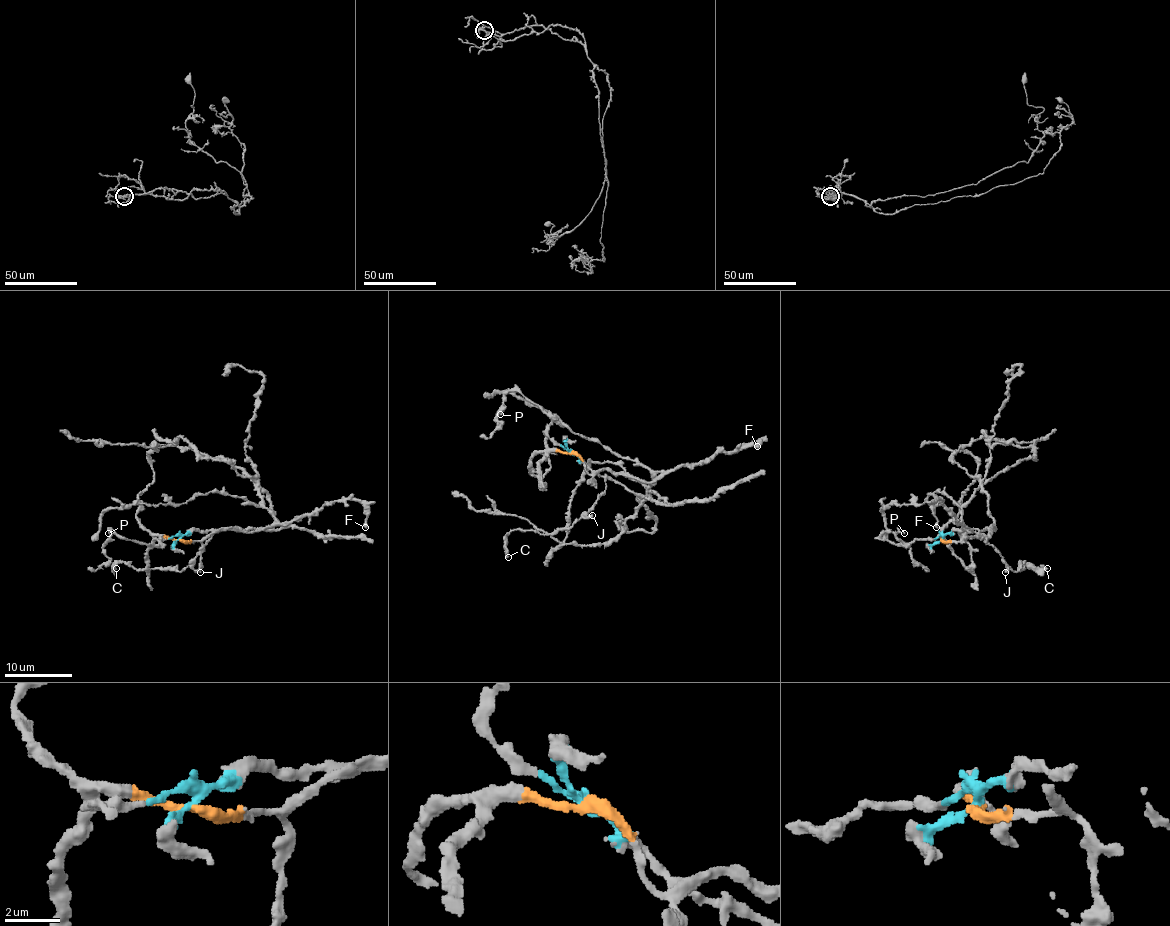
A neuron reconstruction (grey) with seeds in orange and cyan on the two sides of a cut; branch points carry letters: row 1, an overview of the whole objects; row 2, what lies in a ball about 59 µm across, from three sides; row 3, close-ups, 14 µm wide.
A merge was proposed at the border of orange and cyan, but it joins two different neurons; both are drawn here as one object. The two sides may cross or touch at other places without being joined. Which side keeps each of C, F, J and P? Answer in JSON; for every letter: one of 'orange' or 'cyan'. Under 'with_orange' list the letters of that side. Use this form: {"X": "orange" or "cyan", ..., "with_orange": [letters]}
{"C": "cyan", "F": "orange", "J": "cyan", "P": "cyan", "with_orange": ["F"]}

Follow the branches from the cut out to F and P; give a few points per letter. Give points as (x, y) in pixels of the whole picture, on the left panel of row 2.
F: (179, 540), (204, 540), (221, 529), (260, 531), (314, 516), (328, 504), (348, 499), (363, 506), (365, 528)
P: (179, 540), (174, 536), (157, 538), (157, 545), (143, 545), (108, 533)

